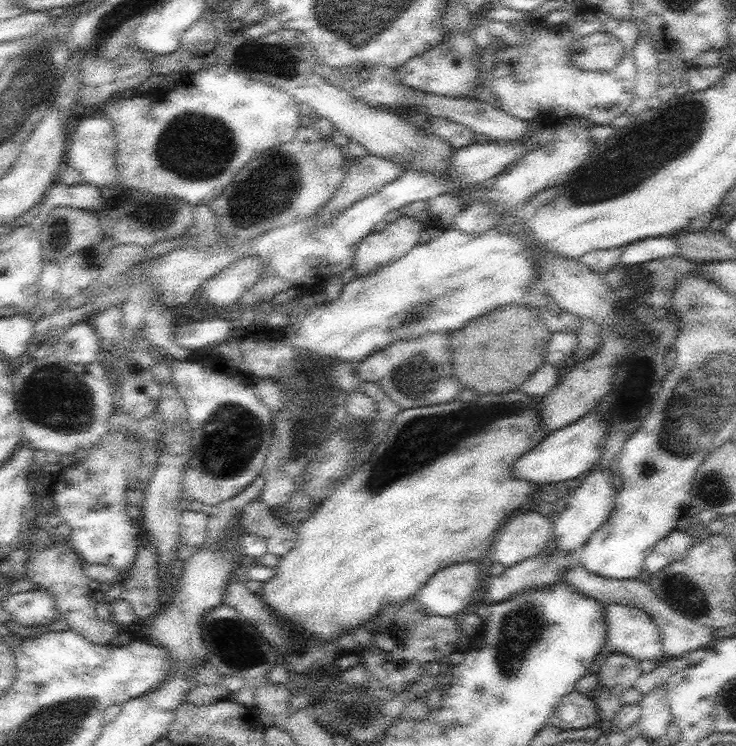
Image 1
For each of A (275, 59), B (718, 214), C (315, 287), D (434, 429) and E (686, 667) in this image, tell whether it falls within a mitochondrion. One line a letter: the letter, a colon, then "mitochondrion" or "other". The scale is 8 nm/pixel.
A: mitochondrion
B: other
C: other
D: mitochondrion
E: other

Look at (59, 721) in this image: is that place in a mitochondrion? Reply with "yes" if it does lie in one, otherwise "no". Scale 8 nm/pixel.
yes

